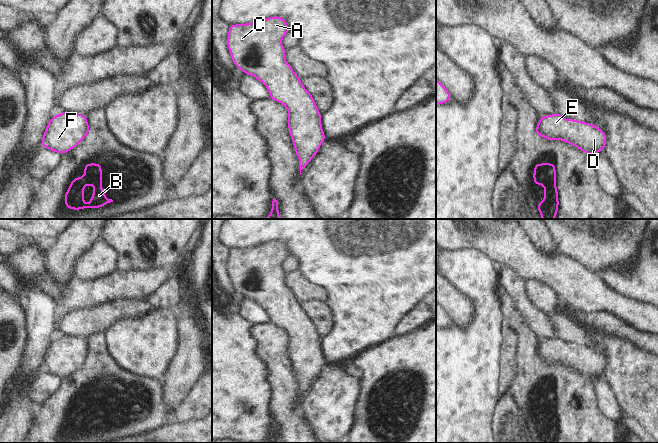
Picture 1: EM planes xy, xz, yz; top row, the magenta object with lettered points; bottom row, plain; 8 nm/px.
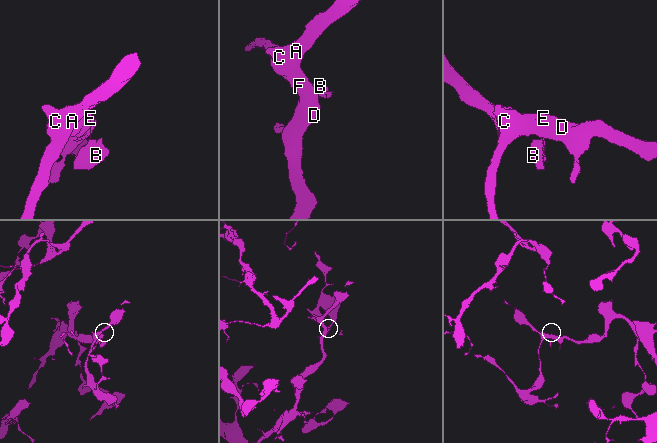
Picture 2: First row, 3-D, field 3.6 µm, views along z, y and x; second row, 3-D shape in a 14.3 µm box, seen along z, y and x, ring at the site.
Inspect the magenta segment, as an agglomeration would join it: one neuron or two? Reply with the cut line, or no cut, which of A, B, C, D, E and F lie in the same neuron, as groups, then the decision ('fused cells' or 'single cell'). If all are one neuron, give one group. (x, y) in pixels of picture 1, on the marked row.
cut yz (537, 124), (537, 128), (544, 135), (555, 139); groups A C D E F / B; fused cells

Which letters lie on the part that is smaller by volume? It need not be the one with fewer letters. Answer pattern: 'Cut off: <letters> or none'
Cut off: B

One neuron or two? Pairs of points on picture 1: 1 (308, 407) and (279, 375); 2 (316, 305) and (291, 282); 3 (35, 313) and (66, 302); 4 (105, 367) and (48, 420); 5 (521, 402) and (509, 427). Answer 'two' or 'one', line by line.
1: two
2: two
3: two
4: one
5: two

